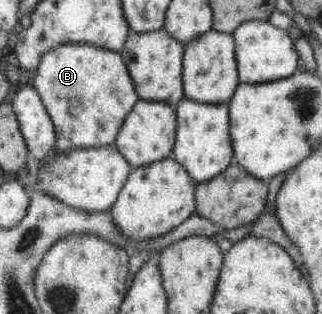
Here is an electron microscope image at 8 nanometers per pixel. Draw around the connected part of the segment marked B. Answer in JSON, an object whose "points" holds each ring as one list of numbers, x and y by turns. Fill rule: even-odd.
{"points":[[61,44,41,56,37,75,29,83,37,90,57,134,53,152,113,144,125,117,140,100,119,52,89,44]]}

